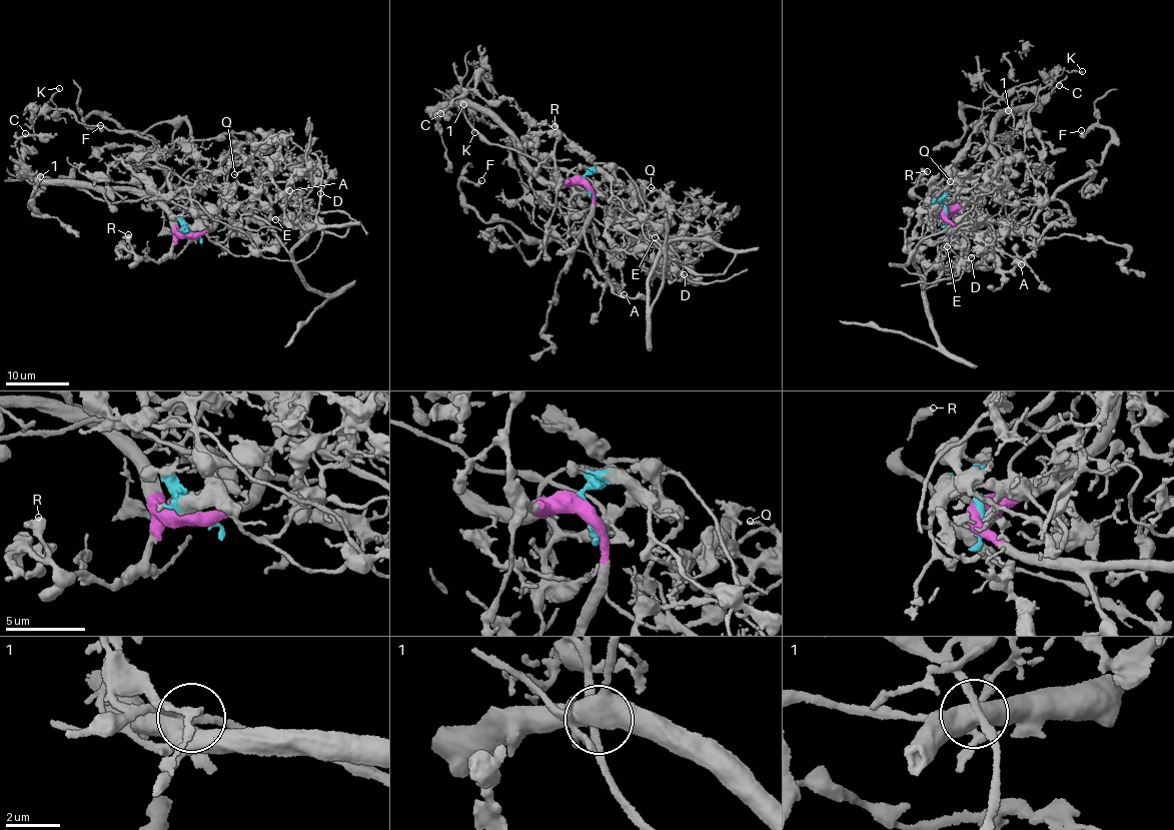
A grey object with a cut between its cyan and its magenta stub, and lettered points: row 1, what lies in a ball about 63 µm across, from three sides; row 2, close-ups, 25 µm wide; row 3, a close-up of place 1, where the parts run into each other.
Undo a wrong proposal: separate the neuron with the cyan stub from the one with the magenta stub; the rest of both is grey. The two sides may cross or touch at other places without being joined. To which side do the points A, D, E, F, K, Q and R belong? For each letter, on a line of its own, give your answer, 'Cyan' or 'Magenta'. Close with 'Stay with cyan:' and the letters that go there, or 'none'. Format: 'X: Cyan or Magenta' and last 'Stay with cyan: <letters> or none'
A: Magenta
D: Cyan
E: Cyan
F: Magenta
K: Cyan
Q: Cyan
R: Magenta
Stay with cyan: D, E, K, Q

